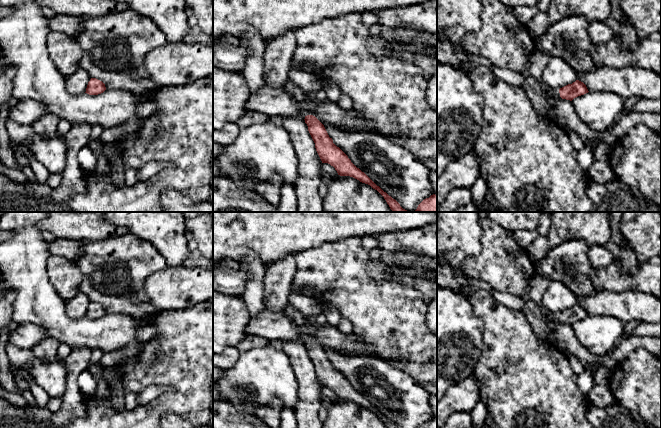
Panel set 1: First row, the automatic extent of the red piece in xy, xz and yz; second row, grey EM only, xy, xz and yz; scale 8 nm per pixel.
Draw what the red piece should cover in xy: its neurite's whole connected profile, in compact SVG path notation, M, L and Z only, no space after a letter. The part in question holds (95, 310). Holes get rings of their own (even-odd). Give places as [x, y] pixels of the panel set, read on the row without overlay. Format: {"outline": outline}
{"outline": "M91 302L90 305L88 306L86 316L89 319L98 319L103 317L106 314L105 308L96 303L96 302Z"}

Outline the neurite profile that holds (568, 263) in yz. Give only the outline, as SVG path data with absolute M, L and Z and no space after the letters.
M582 239L564 241L550 249L542 260L535 263L535 270L537 273L546 276L550 281L558 281L566 285L577 298L593 296L599 291L590 280L593 265L588 258L588 249L589 245Z

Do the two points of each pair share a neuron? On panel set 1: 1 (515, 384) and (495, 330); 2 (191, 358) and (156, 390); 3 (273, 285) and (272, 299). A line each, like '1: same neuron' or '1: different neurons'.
1: same neuron
2: different neurons
3: same neuron

